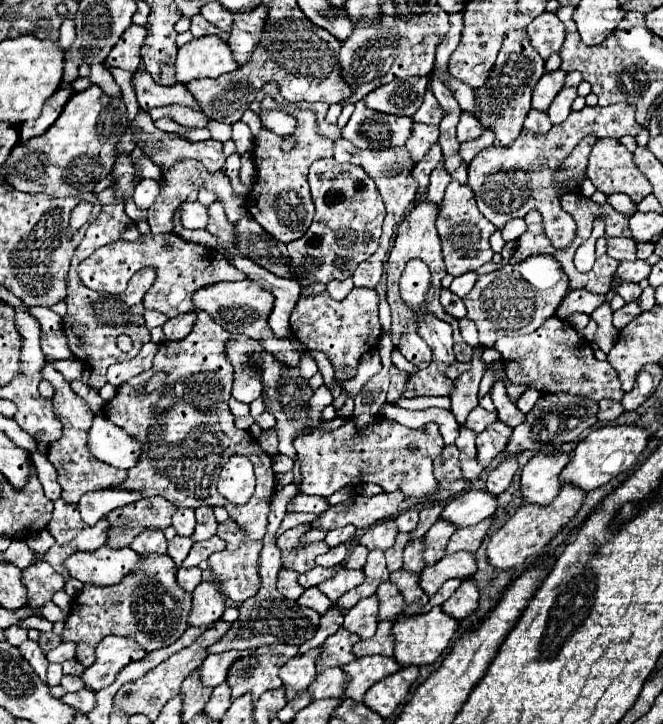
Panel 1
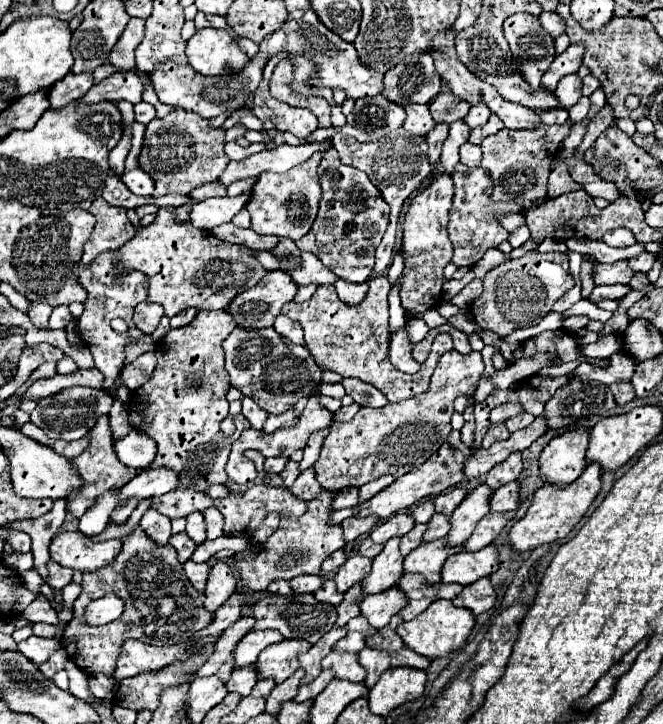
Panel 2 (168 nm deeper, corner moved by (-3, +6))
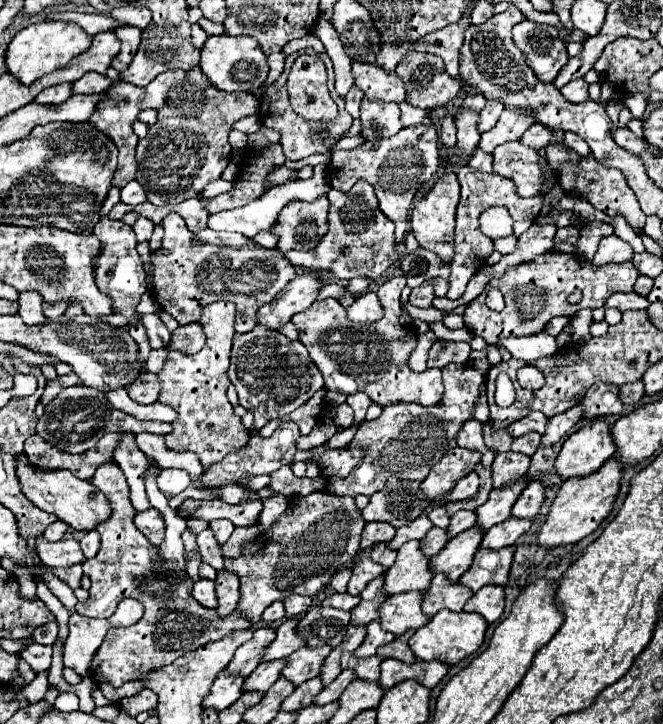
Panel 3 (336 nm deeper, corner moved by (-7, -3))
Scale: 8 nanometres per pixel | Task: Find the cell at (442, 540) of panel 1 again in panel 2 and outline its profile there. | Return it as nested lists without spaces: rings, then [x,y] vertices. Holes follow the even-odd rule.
[[[479,484],[473,492],[465,496],[465,500],[453,510],[451,514],[451,530],[445,536],[447,546],[459,546],[465,542],[465,538],[471,536],[477,522],[489,514],[489,496],[491,488],[487,484]]]

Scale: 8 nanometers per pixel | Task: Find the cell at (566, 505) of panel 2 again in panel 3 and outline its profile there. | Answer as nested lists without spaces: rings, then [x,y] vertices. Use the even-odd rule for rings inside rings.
[[[611,457],[609,461],[605,461],[599,471],[585,475],[585,477],[573,477],[563,481],[553,505],[551,505],[551,513],[547,515],[547,521],[541,527],[539,533],[539,545],[541,547],[559,547],[559,545],[569,545],[569,543],[577,543],[583,537],[587,537],[589,533],[593,533],[603,519],[607,519],[607,515],[613,509],[613,503],[619,495],[619,487],[621,487],[621,475],[623,475],[623,465],[621,461],[617,461],[615,457]]]

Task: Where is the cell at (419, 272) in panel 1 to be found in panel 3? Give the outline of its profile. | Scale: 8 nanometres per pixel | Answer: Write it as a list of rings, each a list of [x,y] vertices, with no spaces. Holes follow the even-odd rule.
[[[397,276],[379,287],[377,295],[384,309],[381,321],[355,325],[349,323],[345,307],[335,299],[315,301],[307,311],[293,315],[293,325],[299,331],[299,341],[307,347],[309,357],[323,375],[325,389],[351,395],[365,391],[377,405],[385,407],[391,403],[419,403],[437,405],[443,395],[442,371],[427,368],[423,373],[413,373],[408,359],[416,347],[416,335],[408,325],[401,325],[399,297],[406,286],[405,276]]]

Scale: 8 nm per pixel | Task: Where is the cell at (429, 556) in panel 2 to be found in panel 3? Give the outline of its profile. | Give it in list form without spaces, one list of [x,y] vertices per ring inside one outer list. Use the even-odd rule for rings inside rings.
[[[477,525],[455,535],[445,545],[445,551],[439,551],[431,559],[433,571],[435,573],[447,573],[451,581],[459,581],[461,575],[465,573],[465,569],[471,567],[483,535],[485,535],[485,531],[477,531]]]

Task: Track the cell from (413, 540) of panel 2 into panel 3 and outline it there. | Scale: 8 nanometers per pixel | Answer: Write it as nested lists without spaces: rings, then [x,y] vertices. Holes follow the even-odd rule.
[[[433,527],[433,531],[427,533],[427,537],[421,541],[425,555],[437,555],[437,551],[441,551],[449,541],[449,535],[445,529],[437,529]]]

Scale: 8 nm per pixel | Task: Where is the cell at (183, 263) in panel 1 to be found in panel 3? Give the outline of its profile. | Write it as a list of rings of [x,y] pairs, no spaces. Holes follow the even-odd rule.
[[[175,213],[167,215],[165,221],[163,249],[165,255],[151,255],[153,261],[153,287],[159,305],[173,315],[179,325],[201,321],[201,311],[205,305],[227,299],[237,307],[235,331],[247,333],[257,325],[257,311],[265,303],[271,303],[277,293],[297,275],[295,267],[277,249],[269,251],[253,241],[241,249],[199,245],[193,241],[193,233],[185,227],[183,219]]]

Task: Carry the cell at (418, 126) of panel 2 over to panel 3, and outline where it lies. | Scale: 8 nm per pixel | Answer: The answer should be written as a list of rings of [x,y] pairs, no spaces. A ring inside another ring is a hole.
[[[399,103],[399,109],[401,109],[401,123],[403,123],[403,127],[429,123],[429,119],[425,117],[425,111],[419,109],[419,107],[413,107],[409,103]]]

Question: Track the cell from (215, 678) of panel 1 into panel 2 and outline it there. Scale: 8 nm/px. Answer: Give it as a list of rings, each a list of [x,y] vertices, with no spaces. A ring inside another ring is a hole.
[[[259,630],[259,632],[249,632],[245,638],[241,638],[241,642],[237,642],[235,650],[233,650],[233,658],[235,658],[235,668],[245,668],[255,664],[257,656],[275,642],[281,642],[283,636],[277,634],[277,630]]]

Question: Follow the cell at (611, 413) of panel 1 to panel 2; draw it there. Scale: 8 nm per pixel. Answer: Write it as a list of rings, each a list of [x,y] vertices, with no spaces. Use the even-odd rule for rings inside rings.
[[[615,382],[609,388],[611,388],[613,396],[615,396],[617,406],[625,406],[627,402],[631,402],[635,398],[635,390],[633,390],[631,382]]]

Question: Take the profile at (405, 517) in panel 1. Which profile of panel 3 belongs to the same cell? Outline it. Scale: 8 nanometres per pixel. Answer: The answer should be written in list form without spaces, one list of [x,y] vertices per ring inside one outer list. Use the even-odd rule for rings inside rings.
[[[435,505],[427,515],[429,515],[429,519],[433,521],[435,527],[443,527],[443,529],[449,527],[449,513],[443,505]]]

